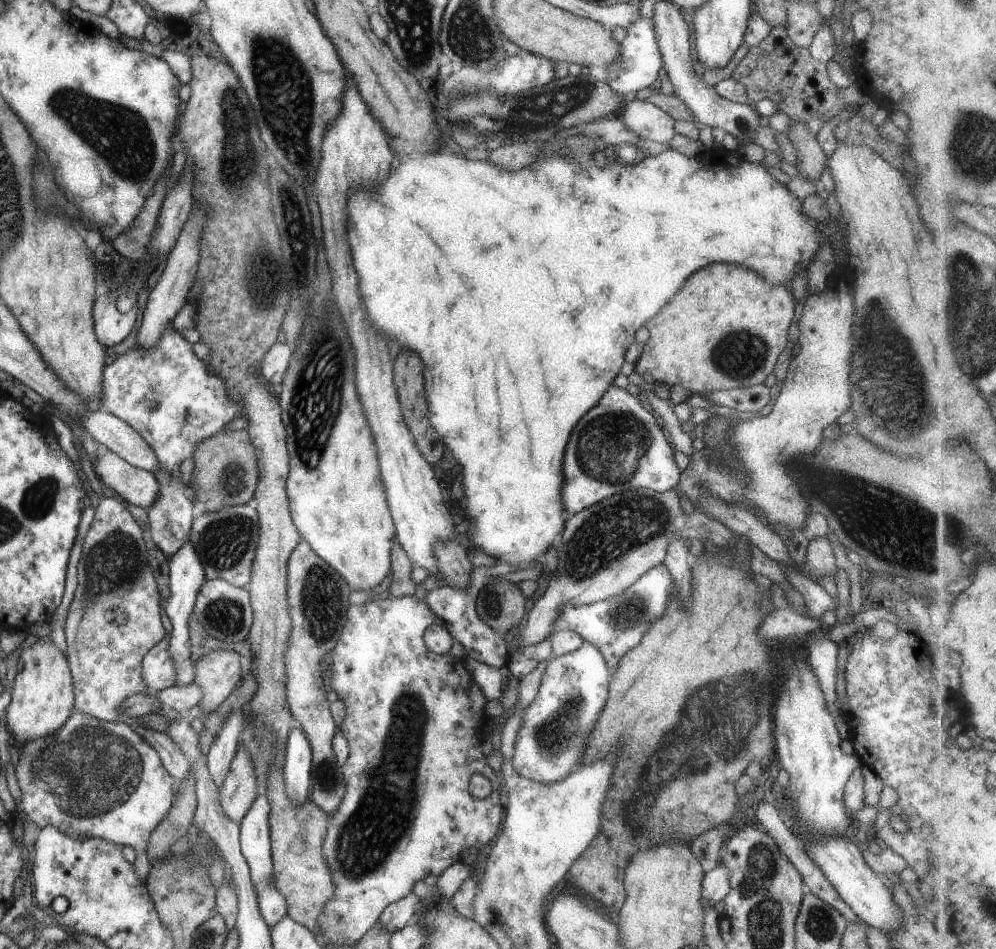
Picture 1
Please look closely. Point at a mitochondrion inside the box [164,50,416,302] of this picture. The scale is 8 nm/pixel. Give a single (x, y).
(239, 167)

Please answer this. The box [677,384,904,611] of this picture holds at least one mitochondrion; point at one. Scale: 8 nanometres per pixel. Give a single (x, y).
(806, 474)

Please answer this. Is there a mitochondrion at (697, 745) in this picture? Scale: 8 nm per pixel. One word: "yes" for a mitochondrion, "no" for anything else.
yes

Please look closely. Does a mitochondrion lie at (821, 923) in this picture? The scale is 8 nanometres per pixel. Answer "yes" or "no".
yes

